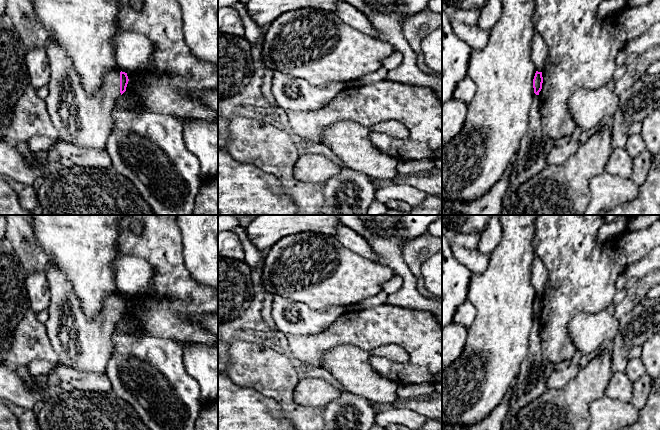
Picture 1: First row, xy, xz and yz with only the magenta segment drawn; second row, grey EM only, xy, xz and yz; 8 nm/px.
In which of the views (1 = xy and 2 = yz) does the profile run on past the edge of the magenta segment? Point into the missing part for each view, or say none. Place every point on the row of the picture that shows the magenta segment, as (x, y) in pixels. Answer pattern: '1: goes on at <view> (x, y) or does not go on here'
1: goes on at xy (85, 121)
2: does not go on here

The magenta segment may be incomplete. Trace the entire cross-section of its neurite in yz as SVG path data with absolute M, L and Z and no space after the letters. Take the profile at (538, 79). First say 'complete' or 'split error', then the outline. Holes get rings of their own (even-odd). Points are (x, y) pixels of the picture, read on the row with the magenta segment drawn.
complete; M536 71L533 79L533 88L534 88L534 93L536 95L539 95L539 92L542 89L542 83L543 83L542 72Z

